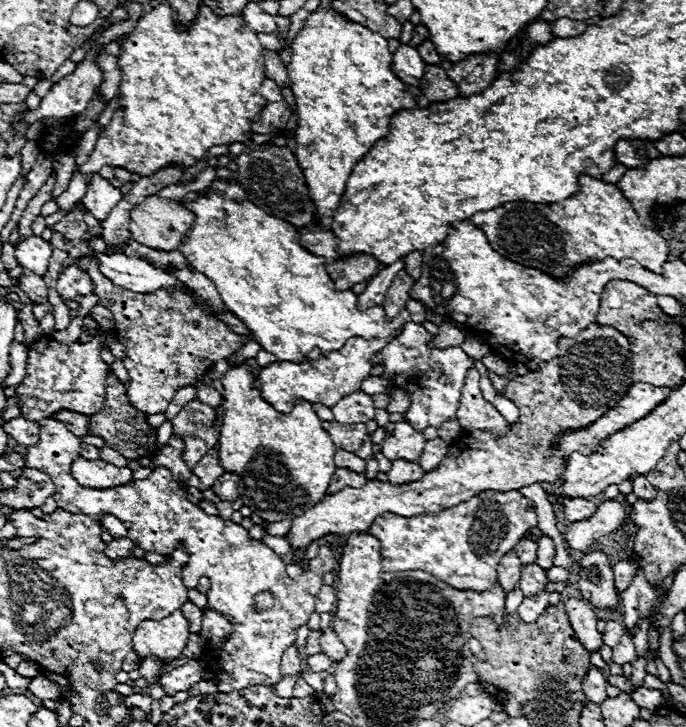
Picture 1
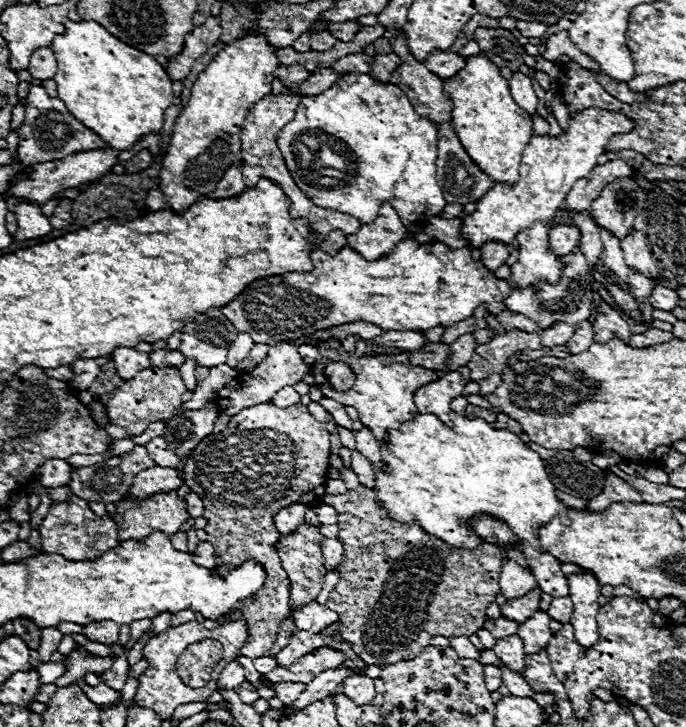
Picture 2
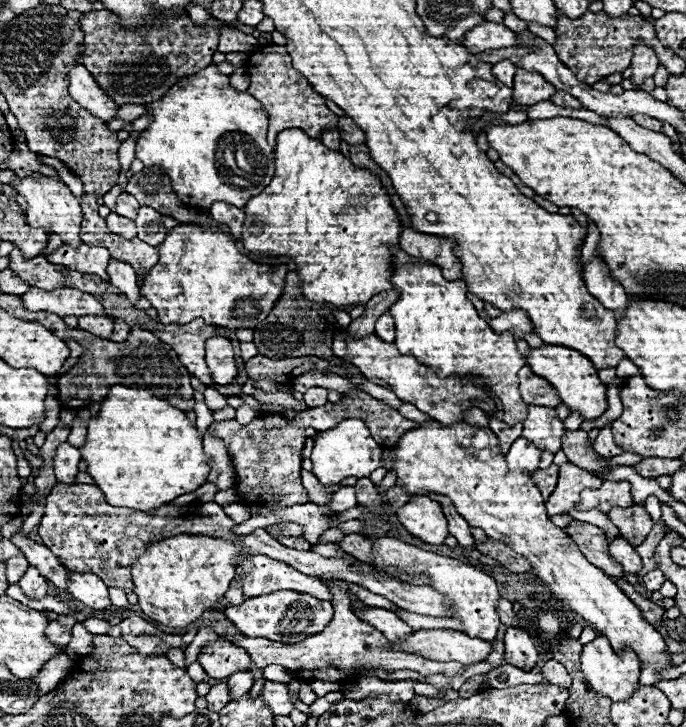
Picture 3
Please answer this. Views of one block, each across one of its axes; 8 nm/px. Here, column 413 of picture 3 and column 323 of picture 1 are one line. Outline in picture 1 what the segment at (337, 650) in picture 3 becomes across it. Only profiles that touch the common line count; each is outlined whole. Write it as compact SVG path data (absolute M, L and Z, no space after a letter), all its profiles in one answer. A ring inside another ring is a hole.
M316 654L316 656L308 656L308 666L312 668L312 672L324 672L332 666L332 660L328 660L328 656L324 654Z

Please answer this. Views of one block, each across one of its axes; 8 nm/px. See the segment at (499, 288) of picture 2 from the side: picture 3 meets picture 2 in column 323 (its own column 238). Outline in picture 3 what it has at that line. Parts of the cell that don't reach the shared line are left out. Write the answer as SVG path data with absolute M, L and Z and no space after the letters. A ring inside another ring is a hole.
M178 224L170 228L166 240L156 246L160 260L150 268L140 286L140 294L158 310L162 324L188 324L202 318L210 326L254 328L272 310L280 298L286 264L256 264L238 252L234 240L226 232L204 230L196 224Z

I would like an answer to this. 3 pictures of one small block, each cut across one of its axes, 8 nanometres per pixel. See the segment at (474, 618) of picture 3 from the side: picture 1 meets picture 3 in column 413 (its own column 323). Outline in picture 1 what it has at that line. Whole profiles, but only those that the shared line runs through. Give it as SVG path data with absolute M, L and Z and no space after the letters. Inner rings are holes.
M44 418L38 420L40 424L40 440L28 448L26 452L26 466L28 468L36 468L44 474L48 474L56 486L56 494L52 496L56 500L56 504L72 514L86 514L92 516L94 520L102 520L104 514L112 514L118 520L124 522L124 526L128 528L128 538L138 544L144 550L150 552L158 552L158 554L170 554L176 544L182 540L184 546L190 552L190 562L184 566L182 570L182 580L186 588L196 588L198 586L198 578L200 576L208 576L210 578L210 590L208 590L208 608L216 610L224 616L230 618L232 622L232 632L228 636L228 640L220 646L220 648L208 648L208 656L204 656L204 662L208 664L208 668L214 674L214 680L218 684L218 692L232 692L232 690L242 690L246 686L274 686L282 680L280 674L280 658L284 654L284 650L288 646L292 646L292 642L296 640L296 630L308 622L310 614L314 612L314 604L316 604L316 596L318 590L322 586L322 576L326 572L330 572L336 564L334 552L326 546L320 546L316 558L308 560L308 570L302 572L296 578L290 578L286 574L286 564L282 562L282 558L270 550L264 542L260 540L252 540L248 530L244 530L240 524L232 522L232 520L224 520L220 516L210 516L204 510L200 510L196 504L192 504L186 498L186 490L172 478L172 472L164 466L158 466L156 472L152 472L148 478L144 480L136 480L136 482L128 482L116 488L108 488L108 490L98 490L98 488L88 488L88 486L80 486L74 476L72 476L72 460L76 460L80 456L80 438L76 438L72 432L68 432L64 428L64 424L60 424L58 420L52 418ZM260 592L270 592L274 596L274 606L270 610L262 610L256 612L254 610L254 596Z

